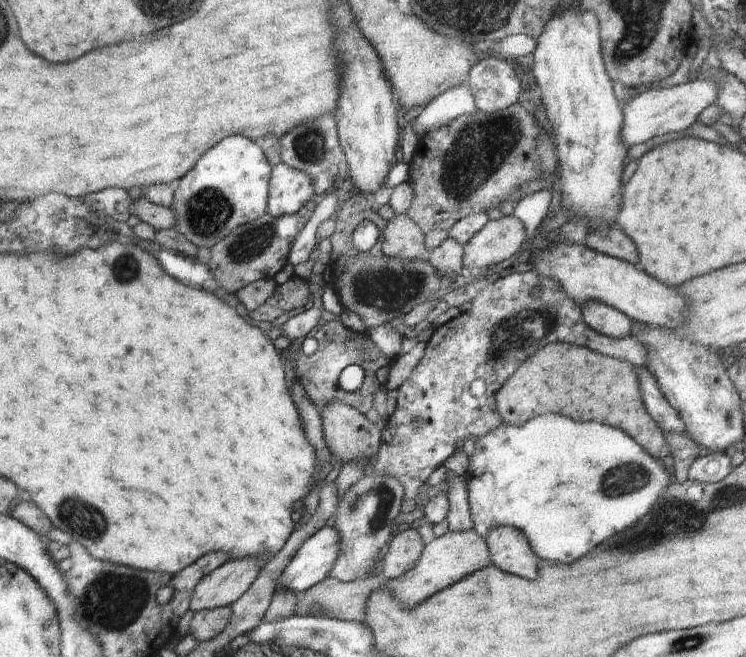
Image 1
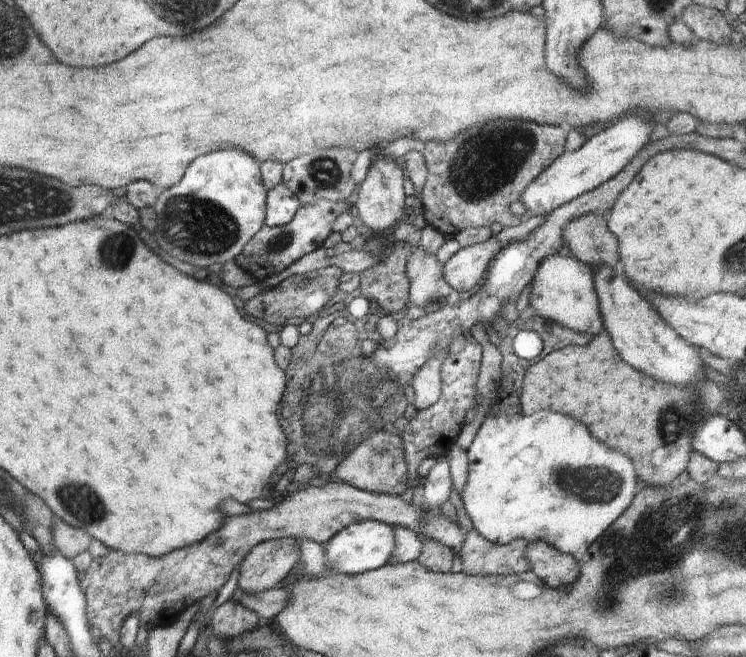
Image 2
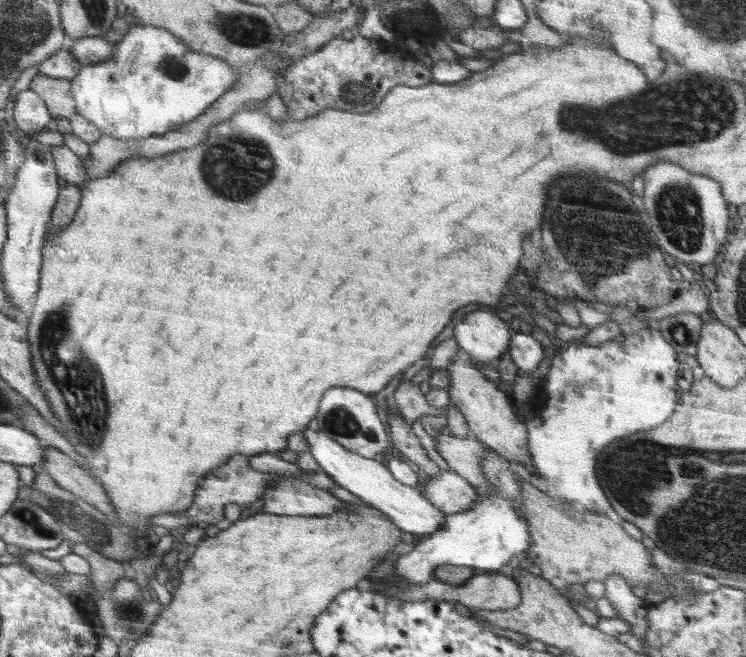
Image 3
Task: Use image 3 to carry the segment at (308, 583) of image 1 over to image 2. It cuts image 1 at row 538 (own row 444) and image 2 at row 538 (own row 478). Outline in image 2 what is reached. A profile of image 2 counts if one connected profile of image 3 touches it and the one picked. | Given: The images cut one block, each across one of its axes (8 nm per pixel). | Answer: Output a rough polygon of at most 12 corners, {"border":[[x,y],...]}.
{"border":[[363,520],[324,548],[327,565],[349,575],[384,567],[394,529]]}

